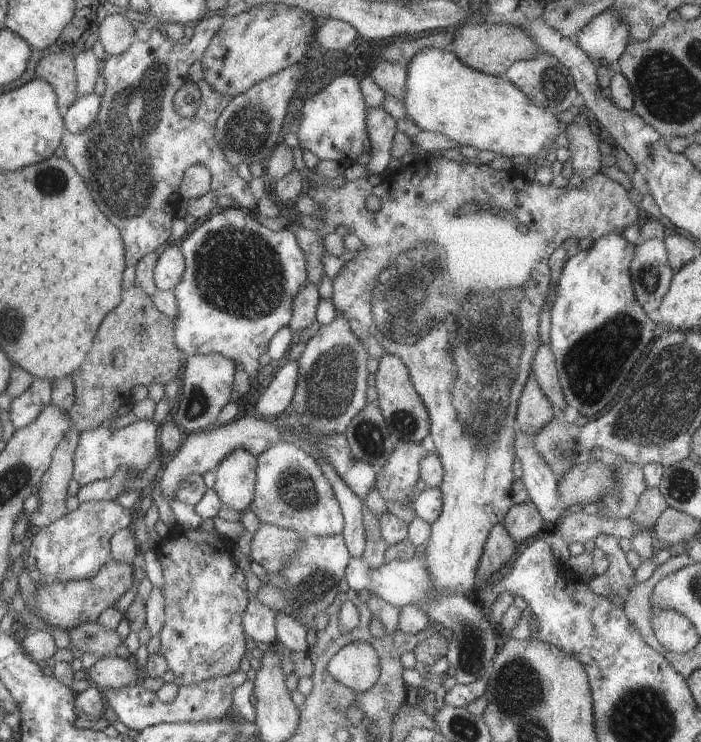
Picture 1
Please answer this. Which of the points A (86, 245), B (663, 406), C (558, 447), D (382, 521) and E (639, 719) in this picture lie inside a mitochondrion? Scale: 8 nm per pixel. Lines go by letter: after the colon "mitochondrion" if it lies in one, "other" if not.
A: other
B: mitochondrion
C: mitochondrion
D: other
E: mitochondrion

